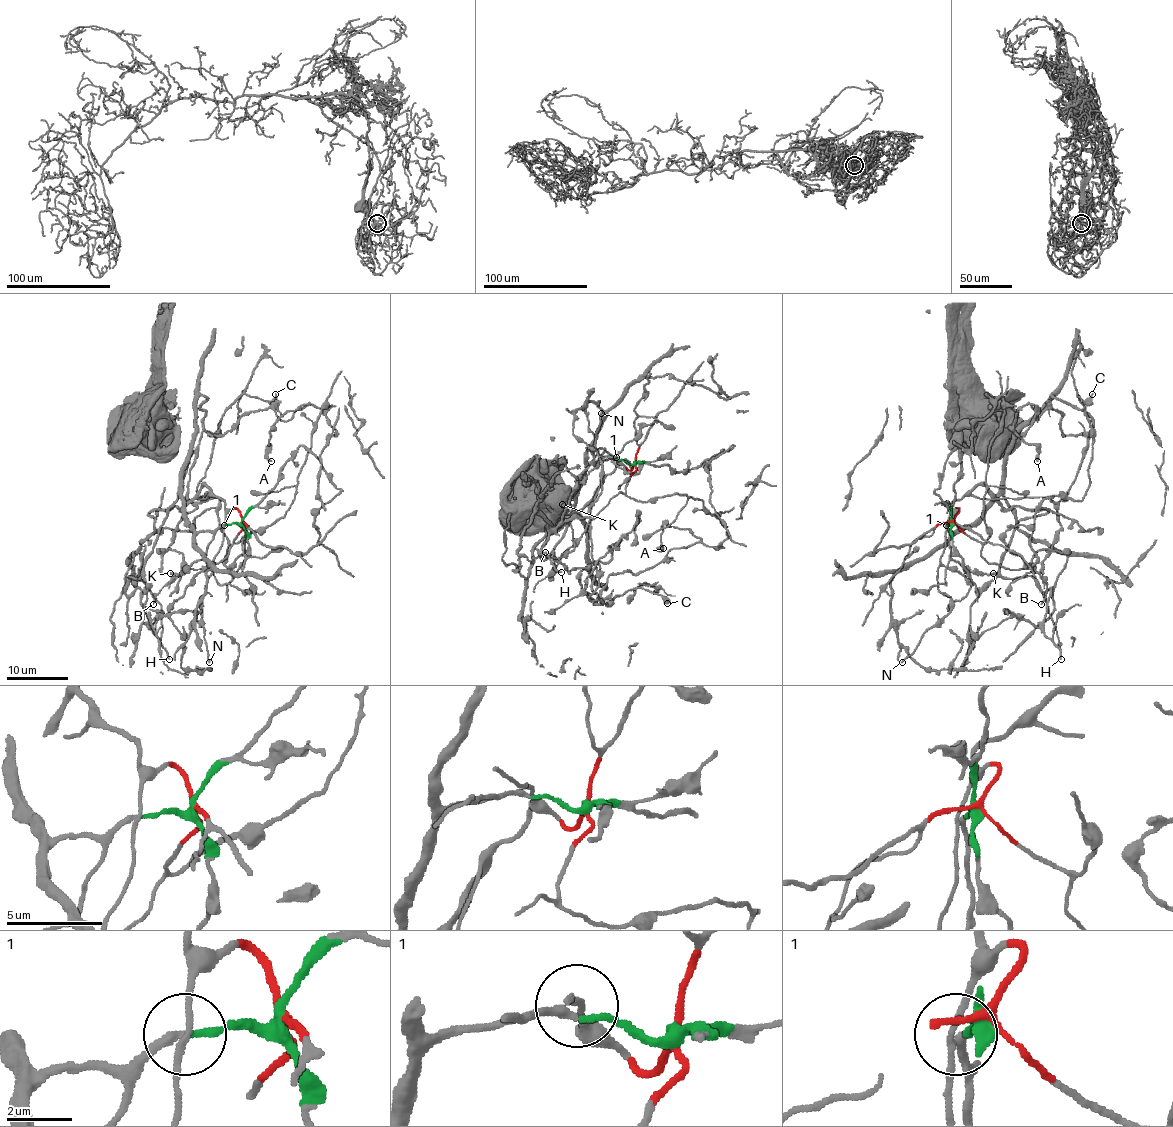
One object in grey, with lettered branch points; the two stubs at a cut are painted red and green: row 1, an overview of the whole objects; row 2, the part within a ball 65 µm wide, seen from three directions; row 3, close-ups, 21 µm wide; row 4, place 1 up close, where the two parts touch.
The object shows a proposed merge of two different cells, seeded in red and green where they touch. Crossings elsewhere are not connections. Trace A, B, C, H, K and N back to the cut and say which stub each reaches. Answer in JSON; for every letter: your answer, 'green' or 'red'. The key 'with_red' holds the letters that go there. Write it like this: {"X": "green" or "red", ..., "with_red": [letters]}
{"A": "green", "B": "red", "C": "red", "H": "green", "K": "green", "N": "red", "with_red": ["B", "C", "N"]}

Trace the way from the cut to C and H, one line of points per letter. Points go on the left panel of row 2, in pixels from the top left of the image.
C: (242, 522), (219, 497), (197, 498), (207, 500), (199, 481), (222, 415), (244, 393), (268, 401), (275, 393)
H: (242, 522), (194, 529), (179, 495), (143, 574), (129, 576), (125, 593), (140, 589), (148, 628), (170, 659)

